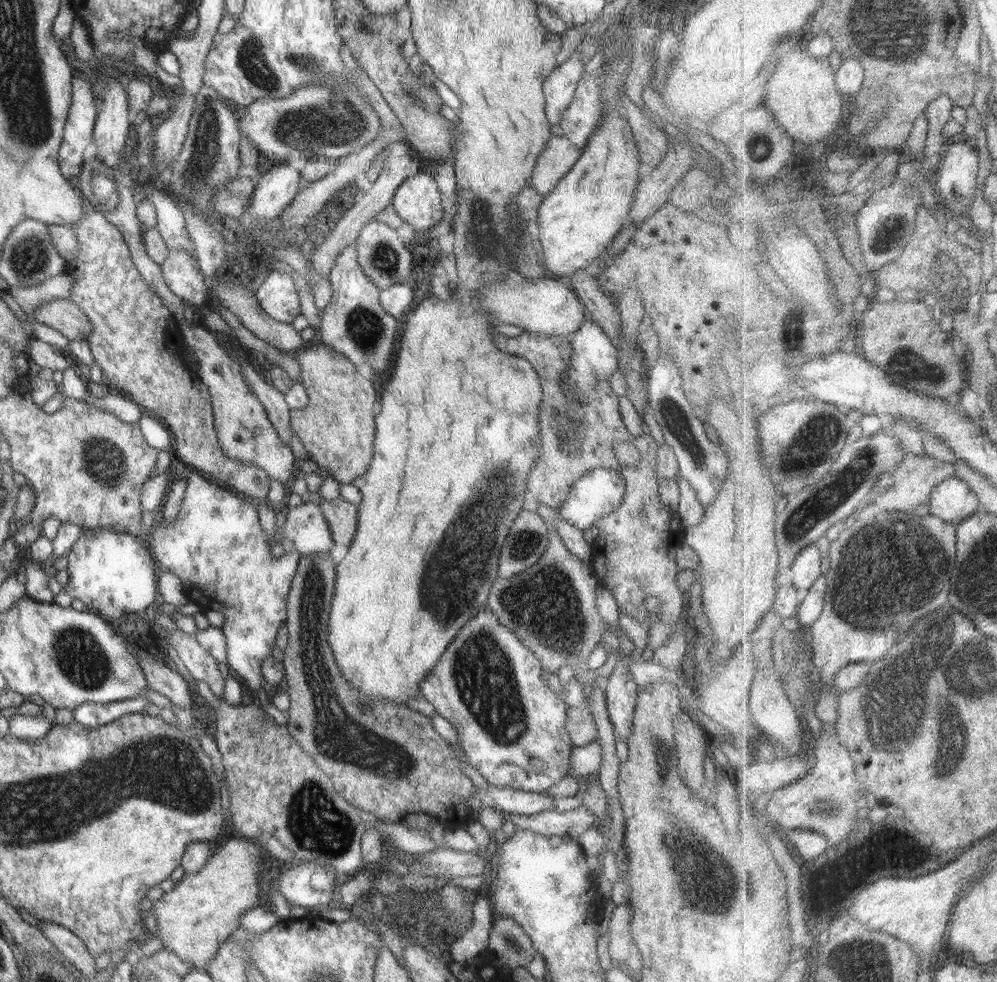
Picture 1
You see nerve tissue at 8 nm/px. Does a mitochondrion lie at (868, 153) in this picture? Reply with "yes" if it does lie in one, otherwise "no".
no

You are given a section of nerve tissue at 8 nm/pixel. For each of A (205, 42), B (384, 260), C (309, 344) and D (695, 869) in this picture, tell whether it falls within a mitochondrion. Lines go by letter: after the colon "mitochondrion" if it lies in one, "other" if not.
A: other
B: mitochondrion
C: other
D: mitochondrion

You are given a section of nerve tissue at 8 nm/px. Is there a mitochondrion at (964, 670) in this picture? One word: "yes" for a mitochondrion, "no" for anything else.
yes

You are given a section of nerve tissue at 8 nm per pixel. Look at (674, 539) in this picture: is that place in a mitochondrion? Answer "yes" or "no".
no

